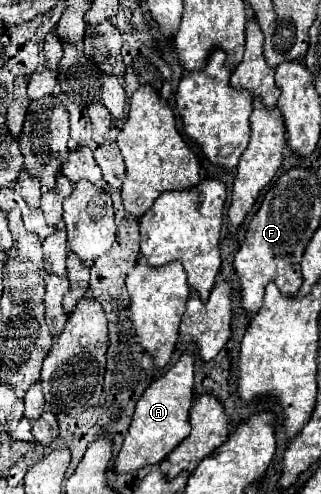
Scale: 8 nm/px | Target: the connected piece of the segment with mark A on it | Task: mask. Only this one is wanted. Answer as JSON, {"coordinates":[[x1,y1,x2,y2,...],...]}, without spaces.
{"coordinates":[[186,352,164,376,148,386,136,404,132,424,124,436,124,444,114,462,116,474,128,474,152,464,160,464,188,434,190,434,190,408,194,384,194,356]]}

